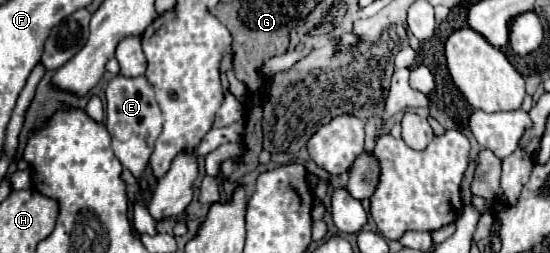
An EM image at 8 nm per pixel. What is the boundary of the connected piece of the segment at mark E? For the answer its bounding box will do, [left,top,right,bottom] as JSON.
[106,76,162,178]

